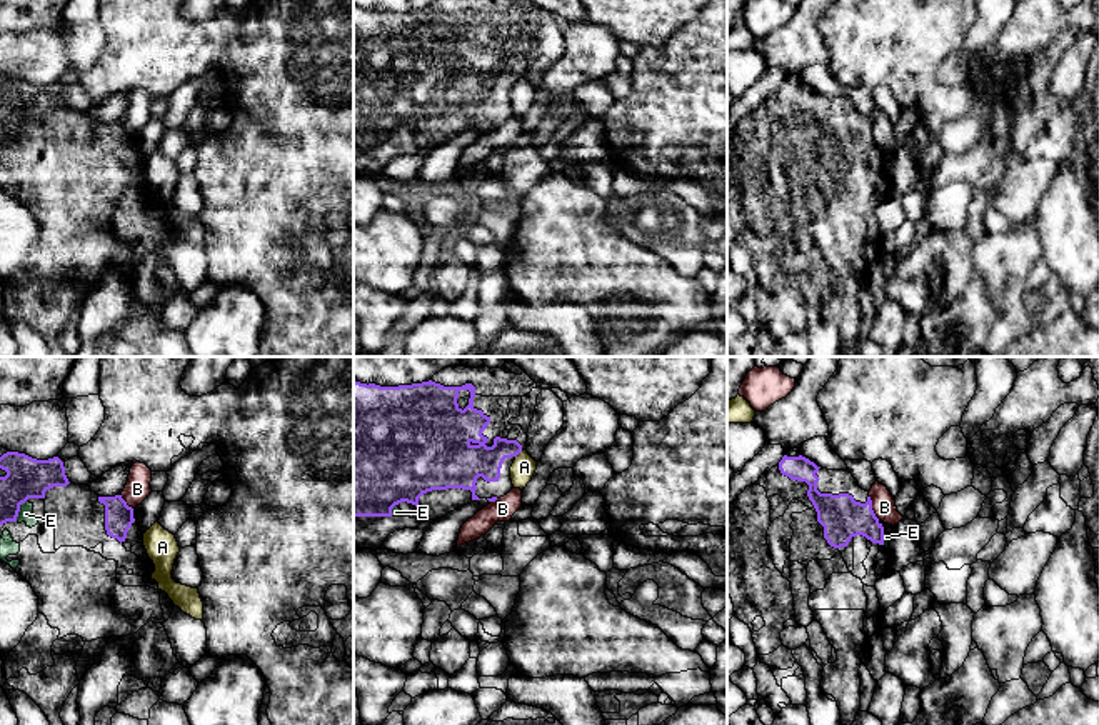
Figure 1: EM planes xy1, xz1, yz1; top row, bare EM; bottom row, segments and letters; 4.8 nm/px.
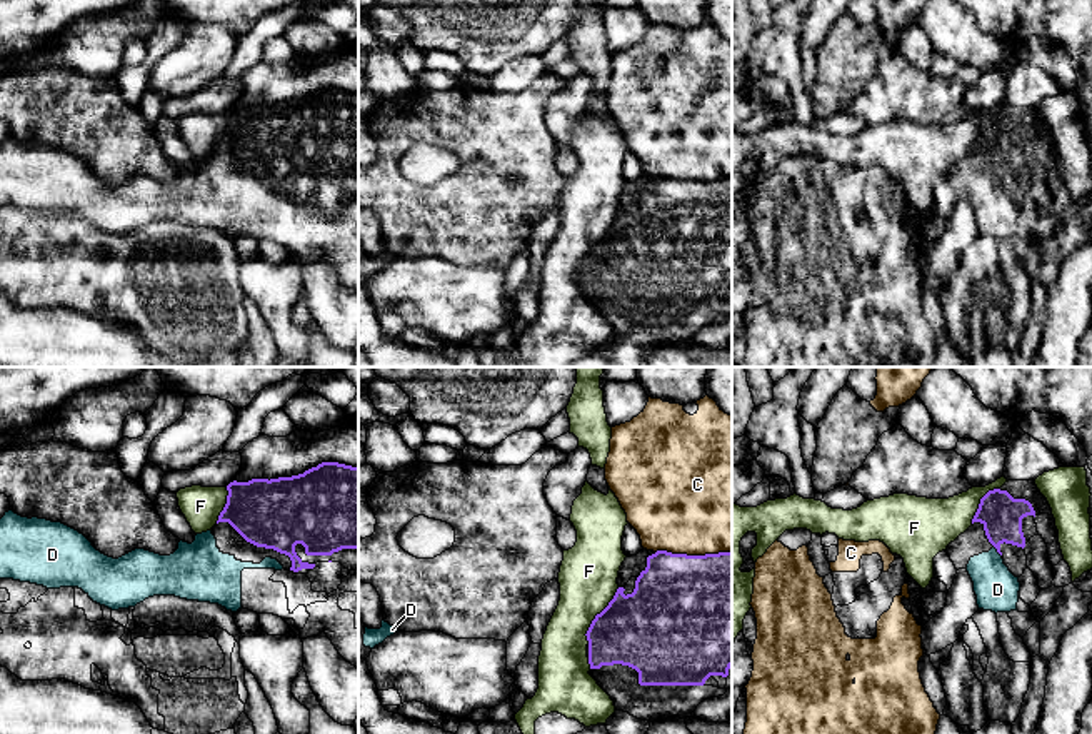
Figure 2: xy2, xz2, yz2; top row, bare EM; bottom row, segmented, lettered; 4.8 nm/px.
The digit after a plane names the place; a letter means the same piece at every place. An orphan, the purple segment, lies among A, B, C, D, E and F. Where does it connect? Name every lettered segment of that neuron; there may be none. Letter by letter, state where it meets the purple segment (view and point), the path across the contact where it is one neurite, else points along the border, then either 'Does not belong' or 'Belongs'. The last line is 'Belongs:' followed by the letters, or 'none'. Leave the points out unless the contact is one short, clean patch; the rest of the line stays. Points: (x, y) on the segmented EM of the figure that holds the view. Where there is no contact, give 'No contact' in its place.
A: Touches purple at xz1 (519, 452). Boundary: xz1 (522, 450), (516, 457). Does not belong
B: Touches purple at yz1 (871, 507). Boundary: yz1 (869, 495), (873, 512), (879, 519). Does not belong
C: Touches purple at xz2 (692, 556). Does not belong
D: Touches purple at yz2 (997, 551). Belongs
E: Touches purple at xy1 (19, 510). Belongs
F: Touches purple at xz2 (596, 616). Does not belong
Belongs: D, E

